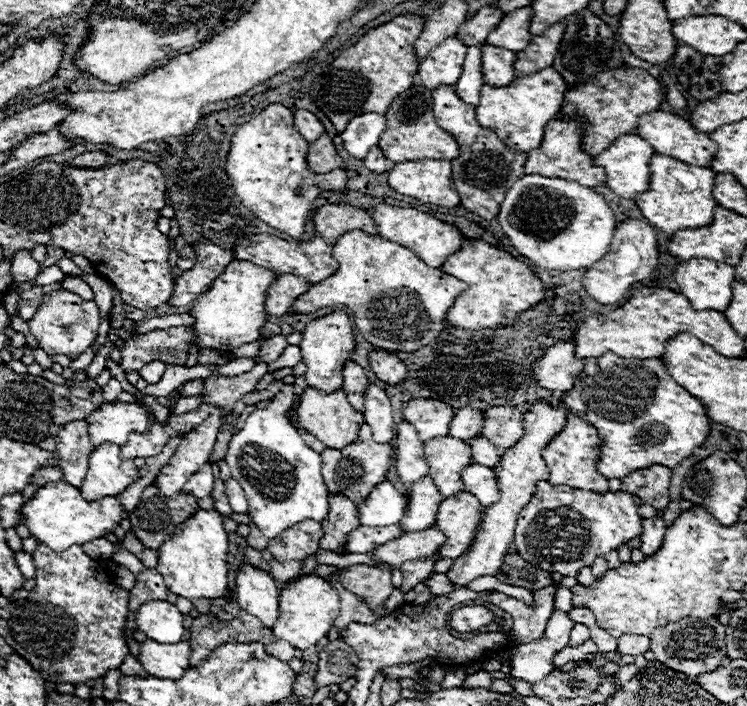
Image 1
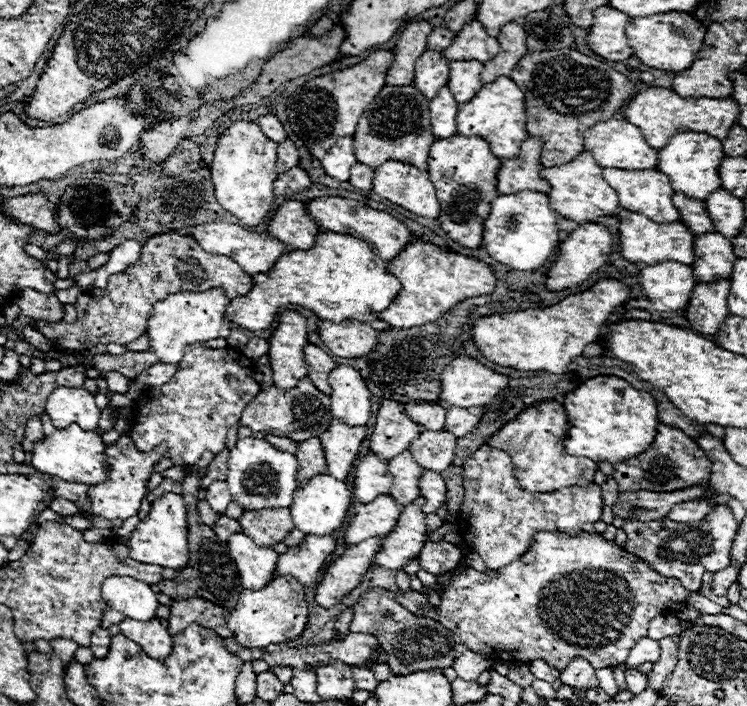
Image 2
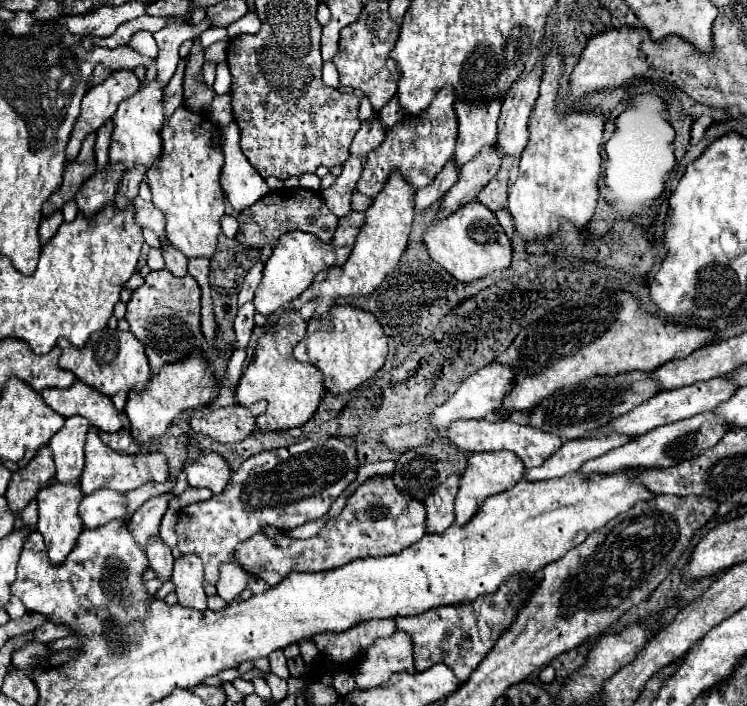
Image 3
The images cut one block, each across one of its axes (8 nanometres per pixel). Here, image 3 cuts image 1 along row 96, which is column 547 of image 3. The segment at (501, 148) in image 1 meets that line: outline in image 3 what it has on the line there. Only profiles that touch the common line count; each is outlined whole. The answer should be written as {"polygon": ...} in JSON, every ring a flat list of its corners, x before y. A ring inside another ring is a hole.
{"polygon":[[458,420,452,422,452,426,446,430,446,436,452,444,466,452,489,452,492,450,512,450,518,454,518,458,524,462,526,468,536,468,540,466,546,458,550,458,560,446,562,440,550,432,542,432,532,426,520,426,510,420]]}

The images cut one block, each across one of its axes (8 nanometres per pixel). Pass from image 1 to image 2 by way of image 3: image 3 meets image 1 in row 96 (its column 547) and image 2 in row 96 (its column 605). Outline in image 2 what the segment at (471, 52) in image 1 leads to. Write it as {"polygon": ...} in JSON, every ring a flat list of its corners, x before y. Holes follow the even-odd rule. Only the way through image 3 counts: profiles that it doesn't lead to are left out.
{"polygon":[[442,88,434,100,430,100,430,120,436,138,450,138,456,134,456,114,458,102,450,94,450,88]]}

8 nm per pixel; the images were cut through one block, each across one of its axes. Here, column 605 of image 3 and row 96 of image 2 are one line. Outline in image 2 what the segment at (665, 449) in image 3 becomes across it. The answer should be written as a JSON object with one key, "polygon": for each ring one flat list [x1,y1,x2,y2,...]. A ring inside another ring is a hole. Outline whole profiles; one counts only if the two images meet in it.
{"polygon":[[466,60,462,64,450,64,450,78,448,88,454,94,458,104,464,104,476,96,476,92,482,88,482,66,476,60]]}

